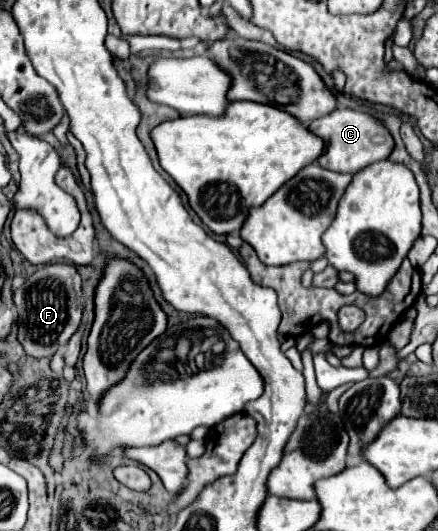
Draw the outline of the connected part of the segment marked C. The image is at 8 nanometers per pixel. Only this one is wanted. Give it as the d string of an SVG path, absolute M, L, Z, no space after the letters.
M335 108L327 116L317 118L315 122L309 124L309 132L317 134L319 138L325 140L325 150L317 158L317 164L321 168L327 168L333 172L355 174L357 170L369 166L371 162L389 158L389 154L393 150L393 138L379 120L375 120L369 114L349 110L349 108Z

